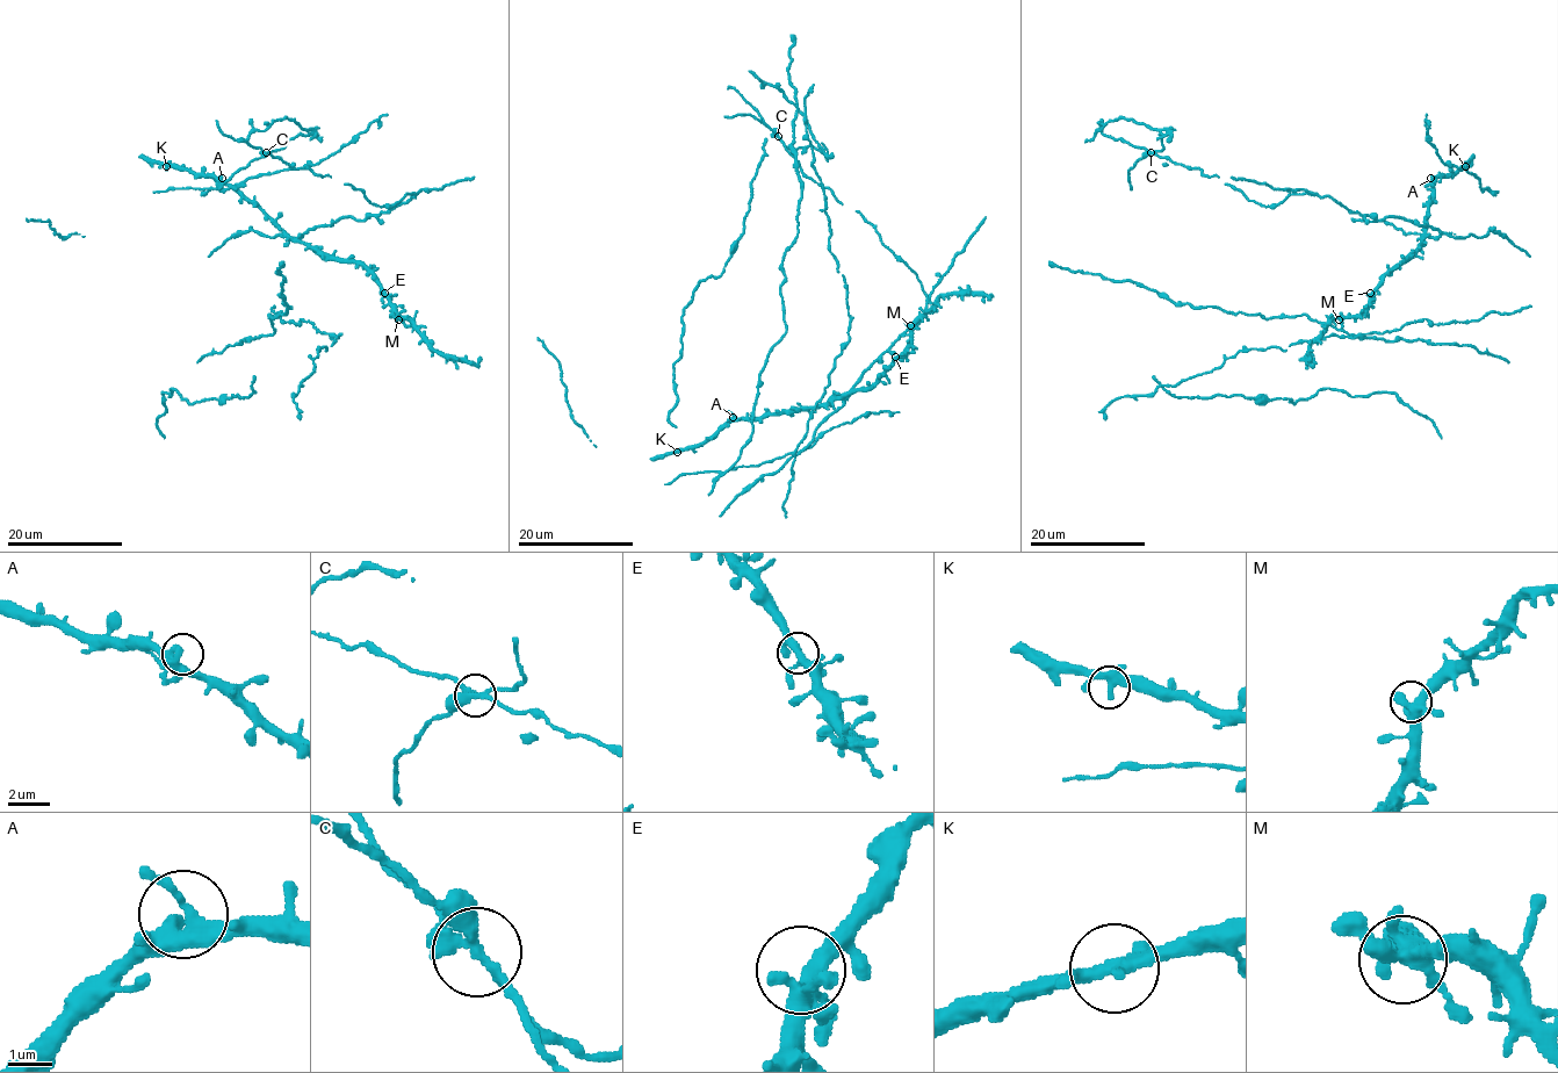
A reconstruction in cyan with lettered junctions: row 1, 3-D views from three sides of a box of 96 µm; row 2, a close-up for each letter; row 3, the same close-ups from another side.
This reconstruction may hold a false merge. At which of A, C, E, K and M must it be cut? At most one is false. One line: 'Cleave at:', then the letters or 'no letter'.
Cleave at: C

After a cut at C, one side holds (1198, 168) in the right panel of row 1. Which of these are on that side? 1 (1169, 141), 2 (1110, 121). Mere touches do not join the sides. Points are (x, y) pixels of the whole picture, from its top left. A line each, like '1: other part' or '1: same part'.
1: other part
2: other part

